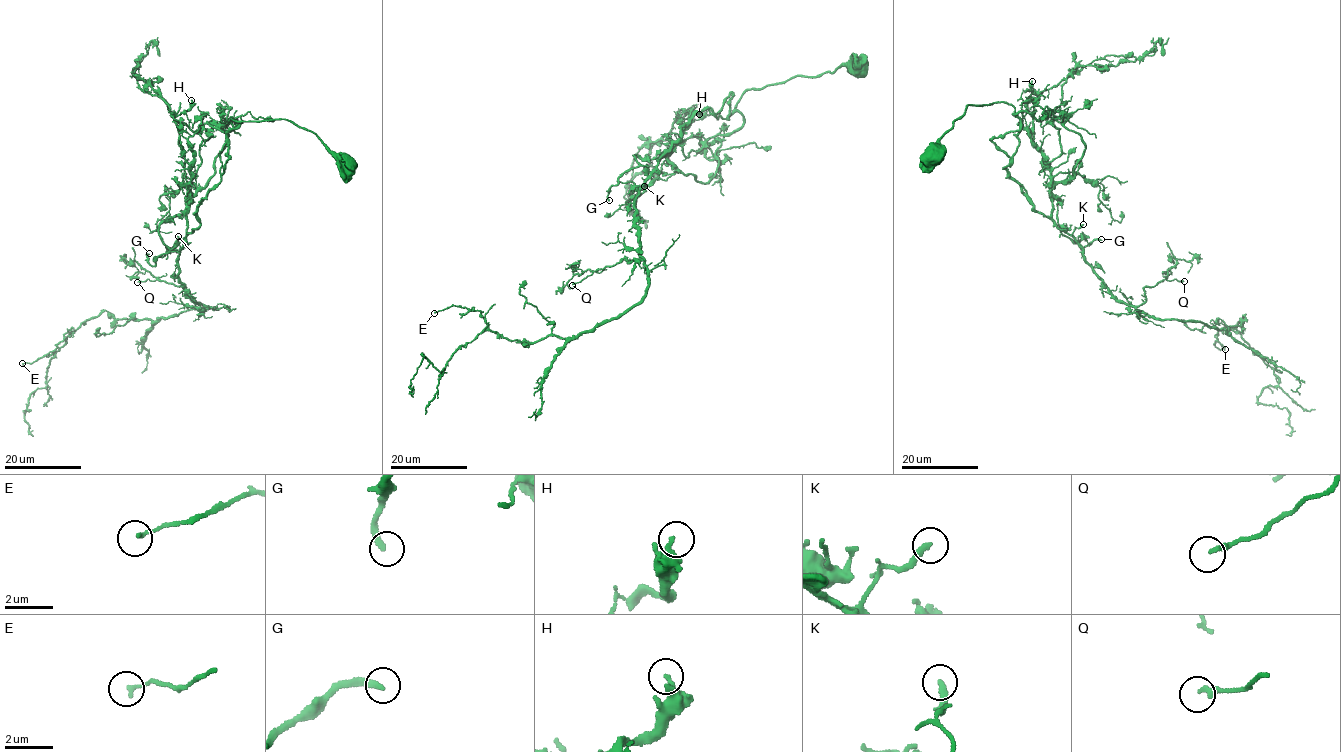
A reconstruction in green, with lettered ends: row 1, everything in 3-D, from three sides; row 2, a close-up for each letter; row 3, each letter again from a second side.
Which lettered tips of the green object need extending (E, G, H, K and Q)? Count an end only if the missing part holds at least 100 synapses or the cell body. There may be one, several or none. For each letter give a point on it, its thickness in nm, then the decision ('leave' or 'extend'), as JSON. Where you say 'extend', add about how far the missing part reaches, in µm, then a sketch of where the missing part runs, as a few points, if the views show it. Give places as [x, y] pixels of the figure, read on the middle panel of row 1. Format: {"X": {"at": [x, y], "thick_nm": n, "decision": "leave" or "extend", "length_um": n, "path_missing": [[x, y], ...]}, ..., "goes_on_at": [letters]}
{"E": {"at": [434, 313], "thick_nm": 150, "decision": "leave"}, "G": {"at": [609, 200], "thick_nm": 280, "decision": "leave"}, "H": {"at": [699, 114], "thick_nm": 180, "decision": "leave"}, "K": {"at": [644, 186], "thick_nm": 260, "decision": "leave"}, "Q": {"at": [572, 285], "thick_nm": 260, "decision": "leave"}, "goes_on_at": []}

